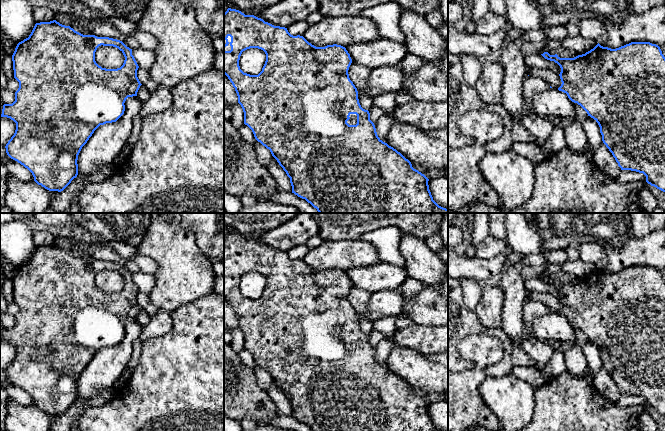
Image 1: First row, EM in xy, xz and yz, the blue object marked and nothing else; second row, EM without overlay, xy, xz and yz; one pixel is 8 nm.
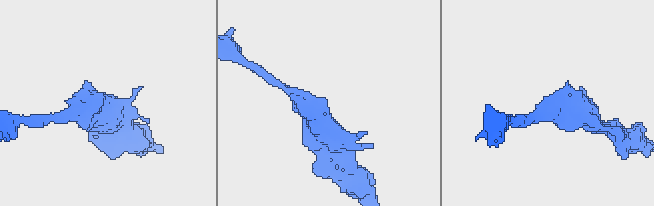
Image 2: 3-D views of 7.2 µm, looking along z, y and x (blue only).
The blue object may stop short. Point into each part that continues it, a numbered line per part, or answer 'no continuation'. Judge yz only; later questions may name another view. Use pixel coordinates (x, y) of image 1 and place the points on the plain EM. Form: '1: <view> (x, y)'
no continuation

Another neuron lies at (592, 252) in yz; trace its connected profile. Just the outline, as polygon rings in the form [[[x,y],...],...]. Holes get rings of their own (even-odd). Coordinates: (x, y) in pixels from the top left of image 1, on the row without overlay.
[[[598,242],[582,243],[579,245],[578,250],[582,261],[592,263],[597,266],[599,266],[606,257],[603,246]]]

